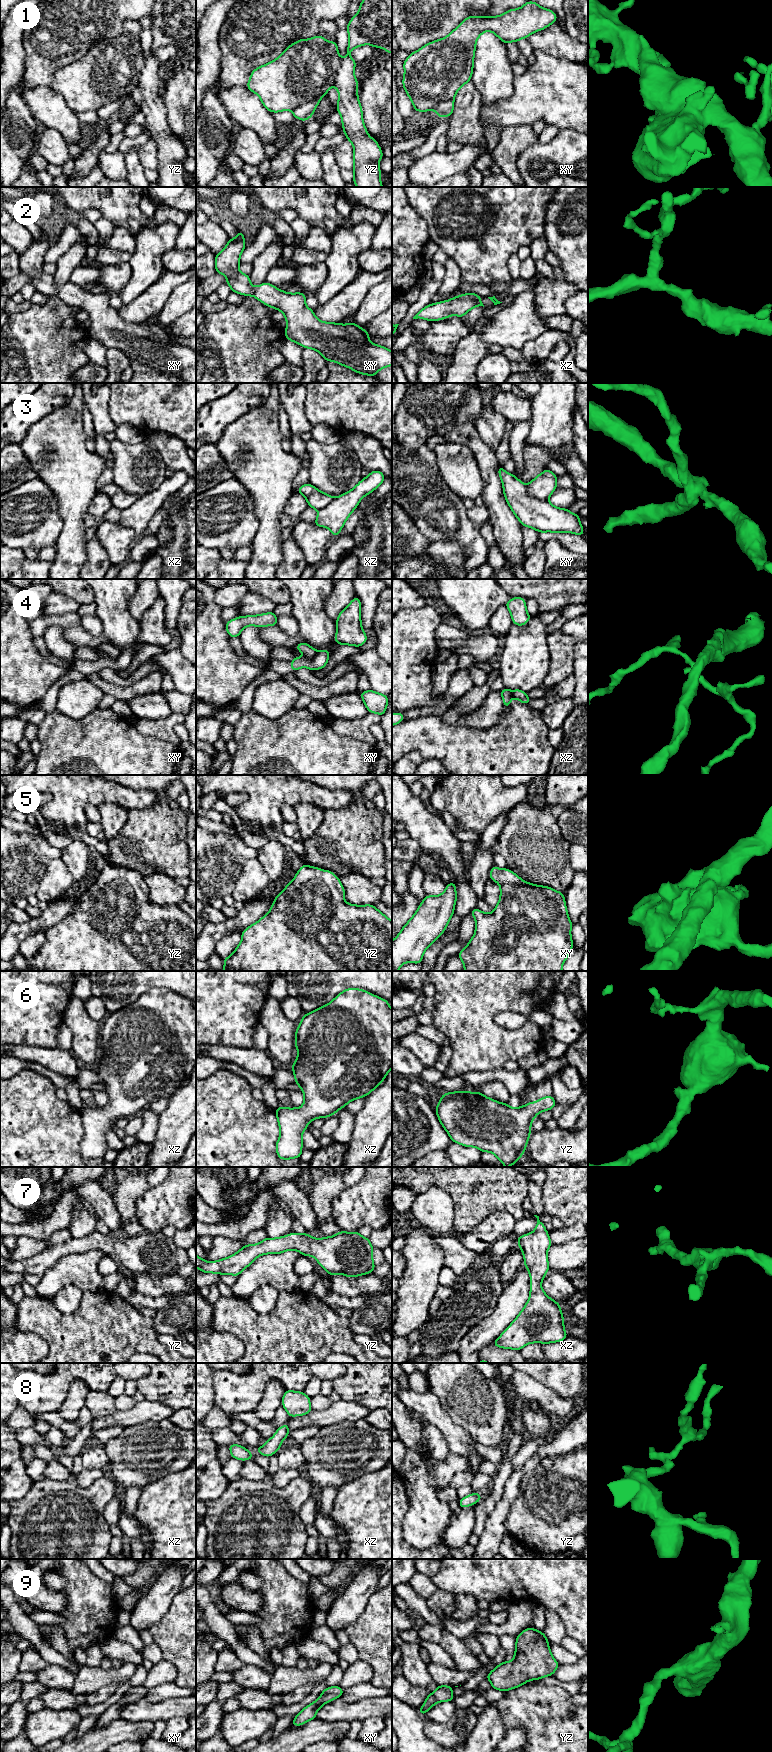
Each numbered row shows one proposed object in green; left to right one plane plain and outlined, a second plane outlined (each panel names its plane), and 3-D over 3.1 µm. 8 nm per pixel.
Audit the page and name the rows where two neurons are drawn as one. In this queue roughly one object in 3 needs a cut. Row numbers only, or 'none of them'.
1, 3, 4

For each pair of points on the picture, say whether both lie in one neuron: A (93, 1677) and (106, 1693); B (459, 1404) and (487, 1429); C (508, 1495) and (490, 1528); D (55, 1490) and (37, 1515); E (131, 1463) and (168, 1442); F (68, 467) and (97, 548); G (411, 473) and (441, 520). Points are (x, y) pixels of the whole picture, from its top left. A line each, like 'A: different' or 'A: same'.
A: different
B: same
C: same
D: same
E: same
F: different
G: same

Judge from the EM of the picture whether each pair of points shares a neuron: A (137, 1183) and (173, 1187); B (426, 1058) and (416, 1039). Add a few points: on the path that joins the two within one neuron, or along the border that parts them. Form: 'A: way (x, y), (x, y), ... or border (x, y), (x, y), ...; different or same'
A: border (167, 1177), (150, 1188), (138, 1199); different
B: way (426, 1053), (418, 1044); same

